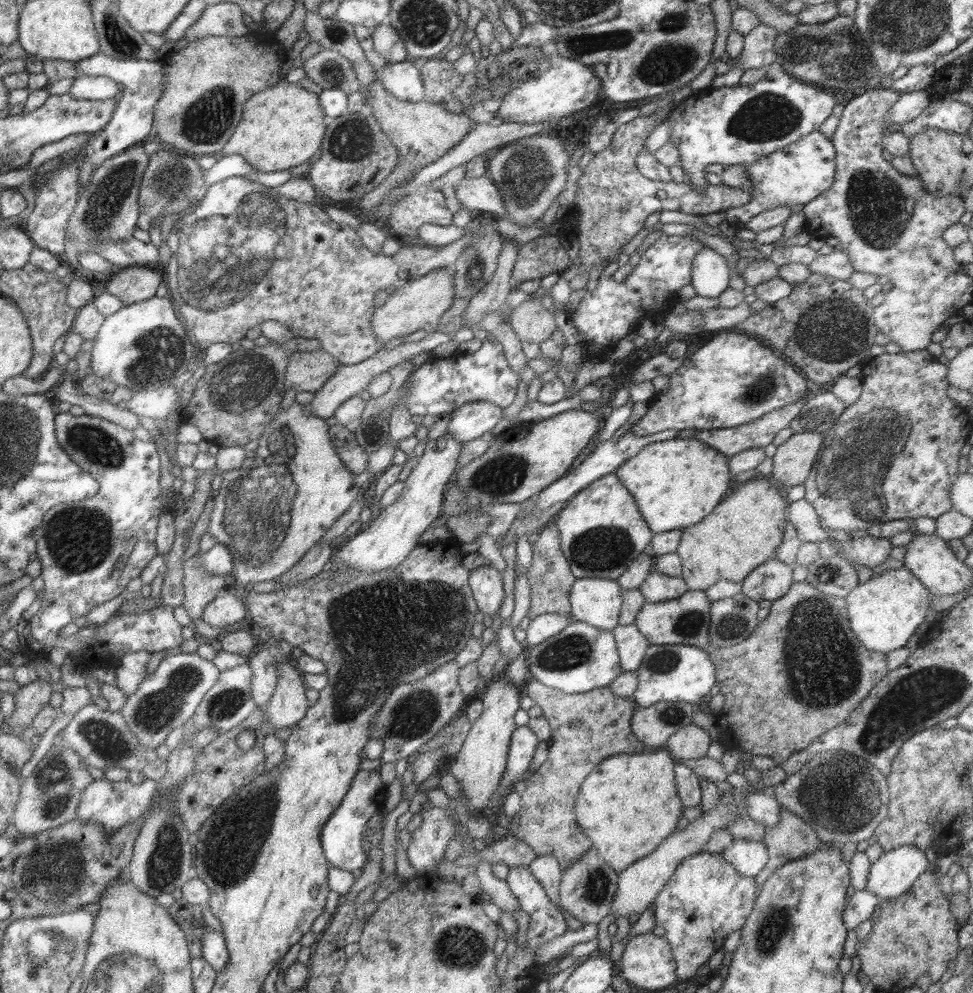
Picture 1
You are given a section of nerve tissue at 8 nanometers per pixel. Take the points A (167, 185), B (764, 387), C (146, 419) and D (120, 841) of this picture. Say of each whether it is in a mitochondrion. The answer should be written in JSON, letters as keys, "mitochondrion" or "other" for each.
{"A":"mitochondrion","B":"mitochondrion","C":"other","D":"other"}

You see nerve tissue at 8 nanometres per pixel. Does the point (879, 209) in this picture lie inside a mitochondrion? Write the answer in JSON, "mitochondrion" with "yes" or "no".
{"mitochondrion":"yes"}

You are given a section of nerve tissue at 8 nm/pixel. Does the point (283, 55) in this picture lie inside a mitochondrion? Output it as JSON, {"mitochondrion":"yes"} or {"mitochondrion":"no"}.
{"mitochondrion":"no"}

